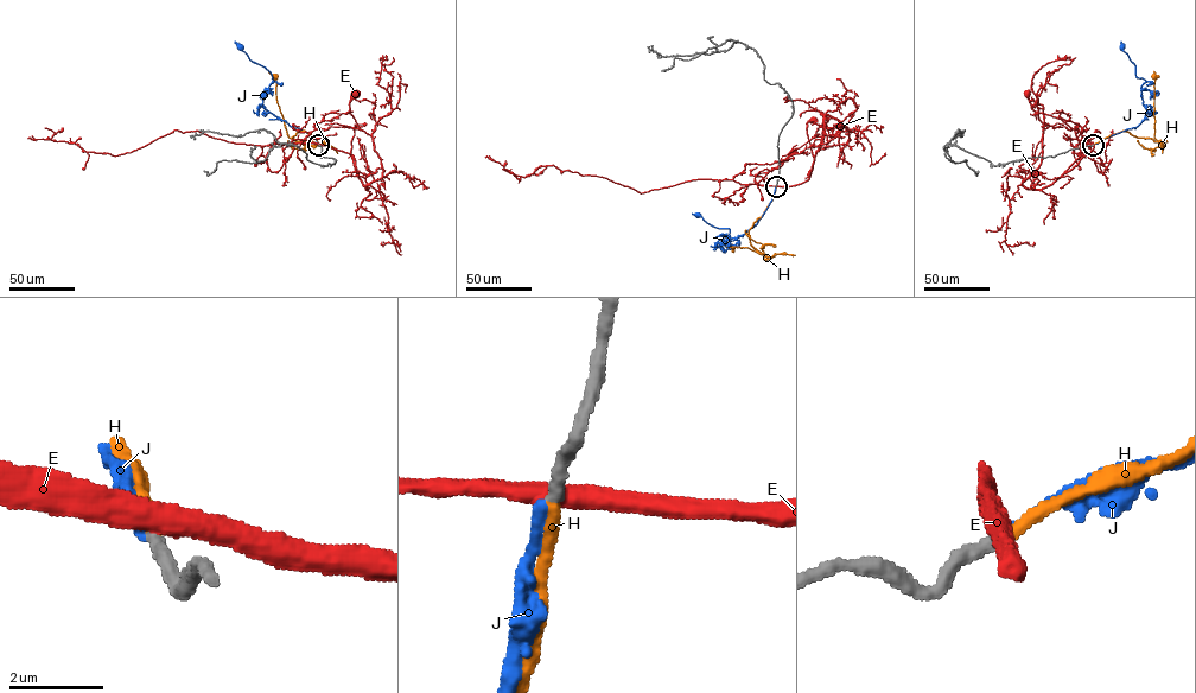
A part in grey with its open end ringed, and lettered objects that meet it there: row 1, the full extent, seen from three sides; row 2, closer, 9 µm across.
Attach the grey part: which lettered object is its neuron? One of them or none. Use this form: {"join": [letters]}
{"join": ["H"]}

